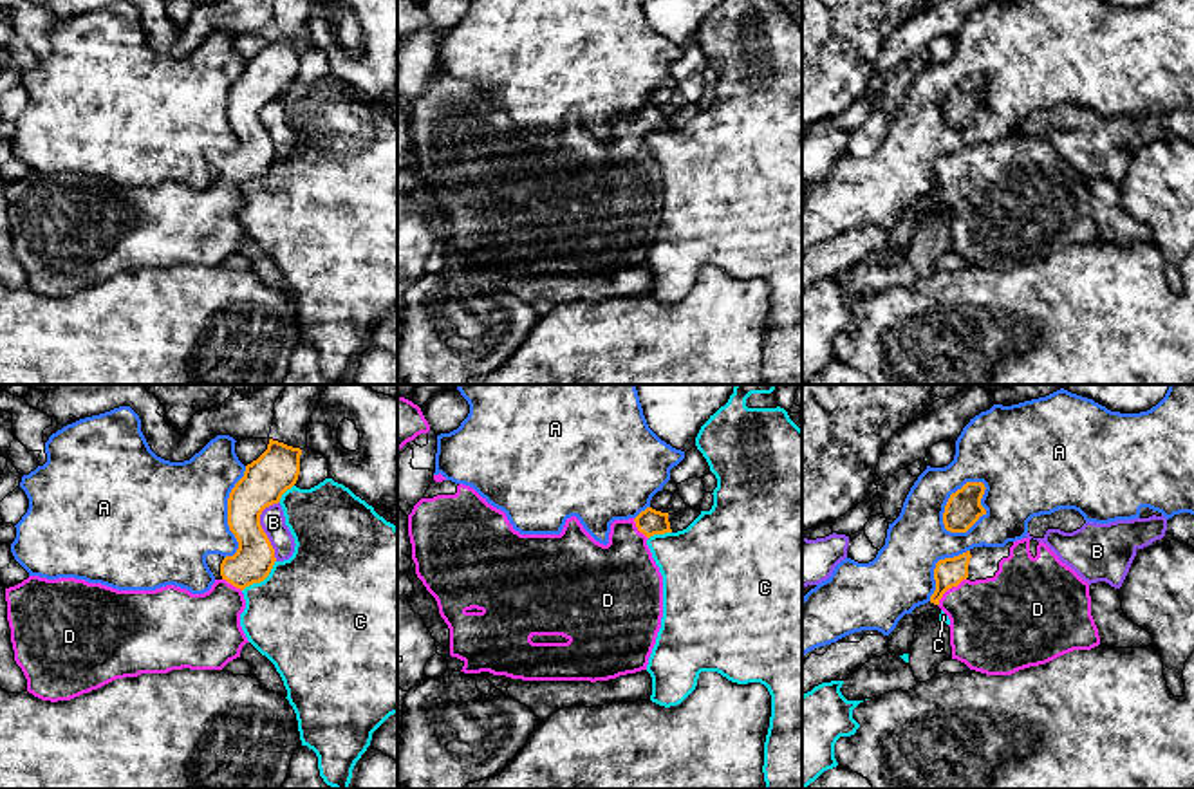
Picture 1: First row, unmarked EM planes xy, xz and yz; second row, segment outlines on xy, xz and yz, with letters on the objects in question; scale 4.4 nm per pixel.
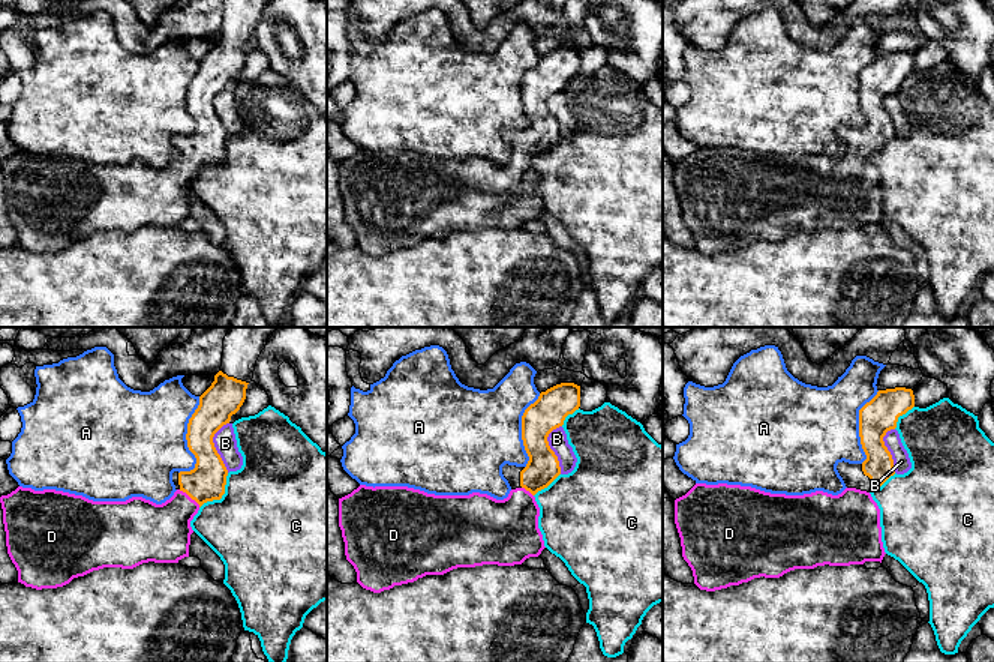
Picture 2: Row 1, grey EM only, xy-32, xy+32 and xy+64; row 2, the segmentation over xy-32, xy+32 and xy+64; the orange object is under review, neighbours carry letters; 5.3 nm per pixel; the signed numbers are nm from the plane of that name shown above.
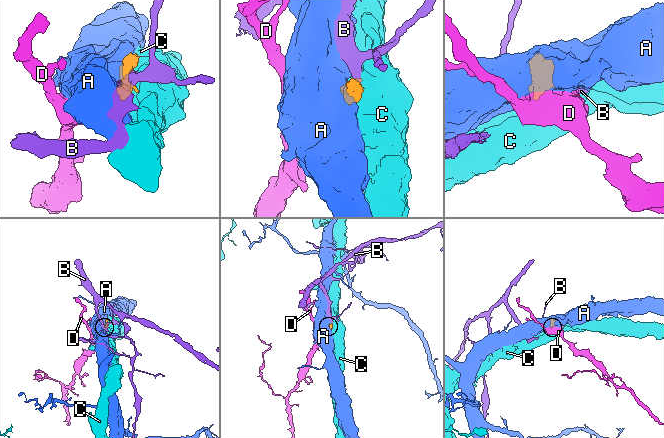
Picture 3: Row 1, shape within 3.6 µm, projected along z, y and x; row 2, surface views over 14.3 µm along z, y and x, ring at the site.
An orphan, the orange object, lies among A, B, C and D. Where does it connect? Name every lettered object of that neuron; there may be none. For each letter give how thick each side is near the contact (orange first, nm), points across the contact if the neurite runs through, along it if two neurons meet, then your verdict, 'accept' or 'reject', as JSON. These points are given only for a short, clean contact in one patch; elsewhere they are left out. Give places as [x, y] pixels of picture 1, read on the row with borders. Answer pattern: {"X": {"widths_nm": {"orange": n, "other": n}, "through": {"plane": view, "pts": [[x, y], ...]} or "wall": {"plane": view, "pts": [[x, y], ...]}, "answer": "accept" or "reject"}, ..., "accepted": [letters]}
{"A": {"widths_nm": {"orange": 160, "other": 280}, "answer": "reject"}, "B": {"widths_nm": {"orange": 200, "other": 110}, "answer": "reject"}, "C": {"widths_nm": {"orange": 180, "other": 500}, "answer": "reject"}, "D": {"widths_nm": {"orange": 130, "other": 380}, "answer": "accept"}, "accepted": ["D"]}

